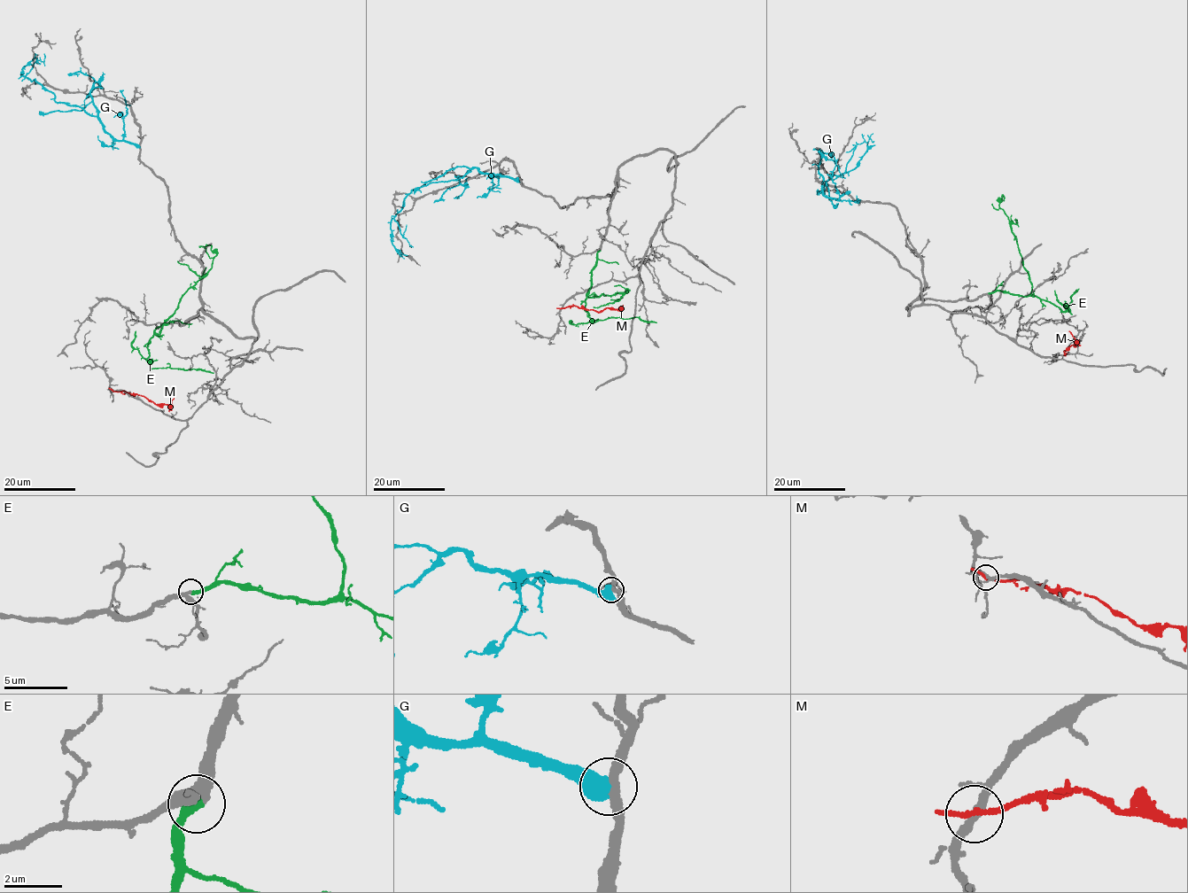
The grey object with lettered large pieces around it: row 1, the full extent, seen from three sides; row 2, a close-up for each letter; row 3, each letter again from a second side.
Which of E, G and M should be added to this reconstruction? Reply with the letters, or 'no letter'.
E

